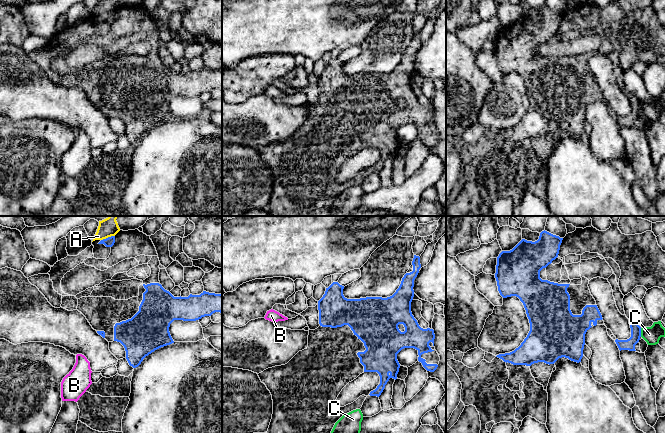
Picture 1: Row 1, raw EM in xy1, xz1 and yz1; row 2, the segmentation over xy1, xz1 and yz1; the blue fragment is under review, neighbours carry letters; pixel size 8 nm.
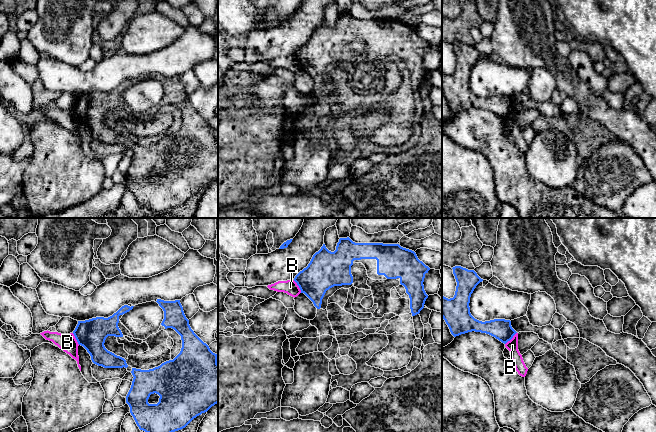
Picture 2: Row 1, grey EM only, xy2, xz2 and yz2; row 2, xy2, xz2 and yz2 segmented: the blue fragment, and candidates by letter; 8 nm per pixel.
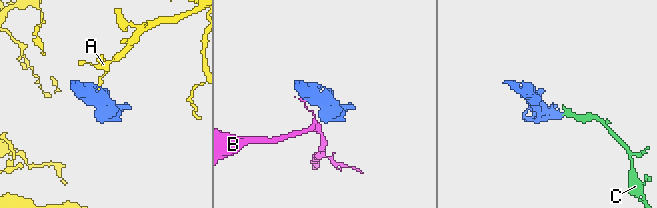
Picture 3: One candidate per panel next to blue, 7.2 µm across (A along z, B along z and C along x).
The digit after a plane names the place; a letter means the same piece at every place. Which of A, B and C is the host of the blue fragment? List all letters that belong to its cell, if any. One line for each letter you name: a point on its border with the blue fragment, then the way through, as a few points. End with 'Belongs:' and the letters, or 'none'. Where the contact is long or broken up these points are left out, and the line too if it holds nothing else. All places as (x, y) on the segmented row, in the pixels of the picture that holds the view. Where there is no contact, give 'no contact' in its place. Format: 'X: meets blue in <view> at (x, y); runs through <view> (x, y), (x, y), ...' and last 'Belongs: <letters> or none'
Belongs: none

